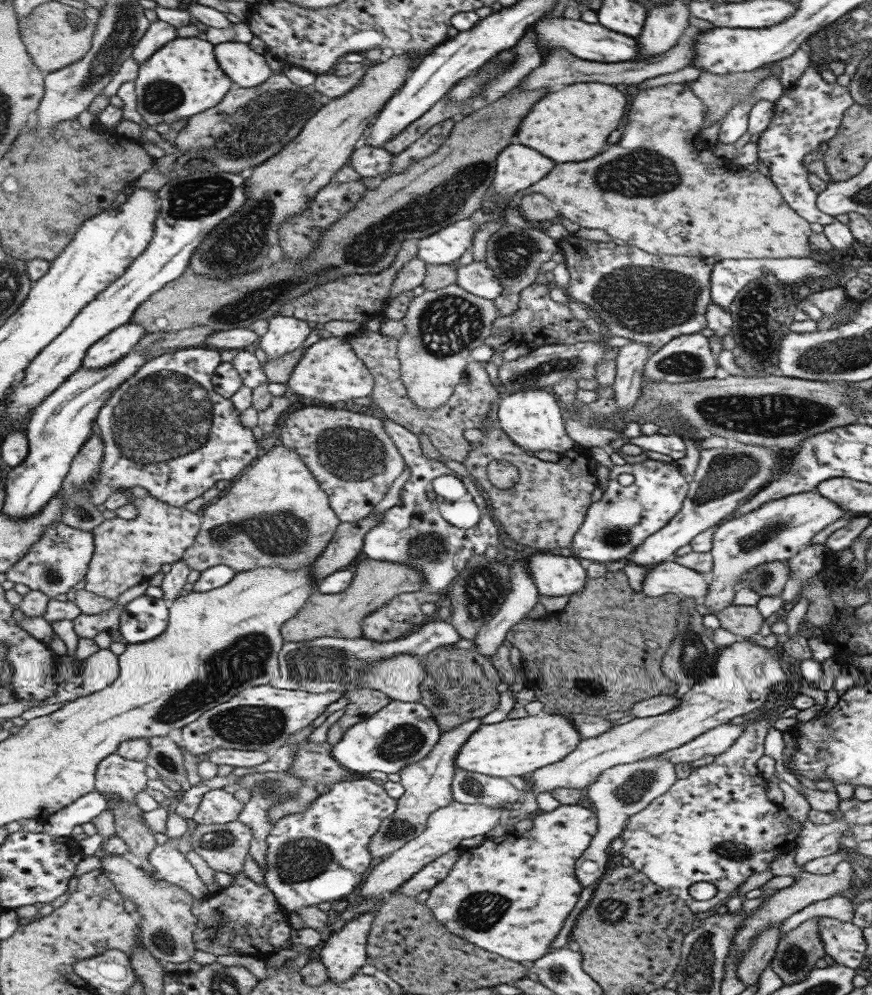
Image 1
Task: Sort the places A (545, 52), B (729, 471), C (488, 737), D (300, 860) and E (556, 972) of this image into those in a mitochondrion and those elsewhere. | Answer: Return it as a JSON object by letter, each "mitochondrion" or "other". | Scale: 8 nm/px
{"A":"other","B":"mitochondrion","C":"other","D":"mitochondrion","E":"mitochondrion"}

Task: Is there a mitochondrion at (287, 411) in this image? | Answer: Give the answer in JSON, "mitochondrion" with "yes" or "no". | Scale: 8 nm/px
{"mitochondrion":"no"}

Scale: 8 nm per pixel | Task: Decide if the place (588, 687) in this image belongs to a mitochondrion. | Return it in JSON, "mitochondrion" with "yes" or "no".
{"mitochondrion":"no"}

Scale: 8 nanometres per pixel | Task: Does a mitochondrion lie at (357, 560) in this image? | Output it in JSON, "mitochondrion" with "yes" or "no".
{"mitochondrion":"no"}

